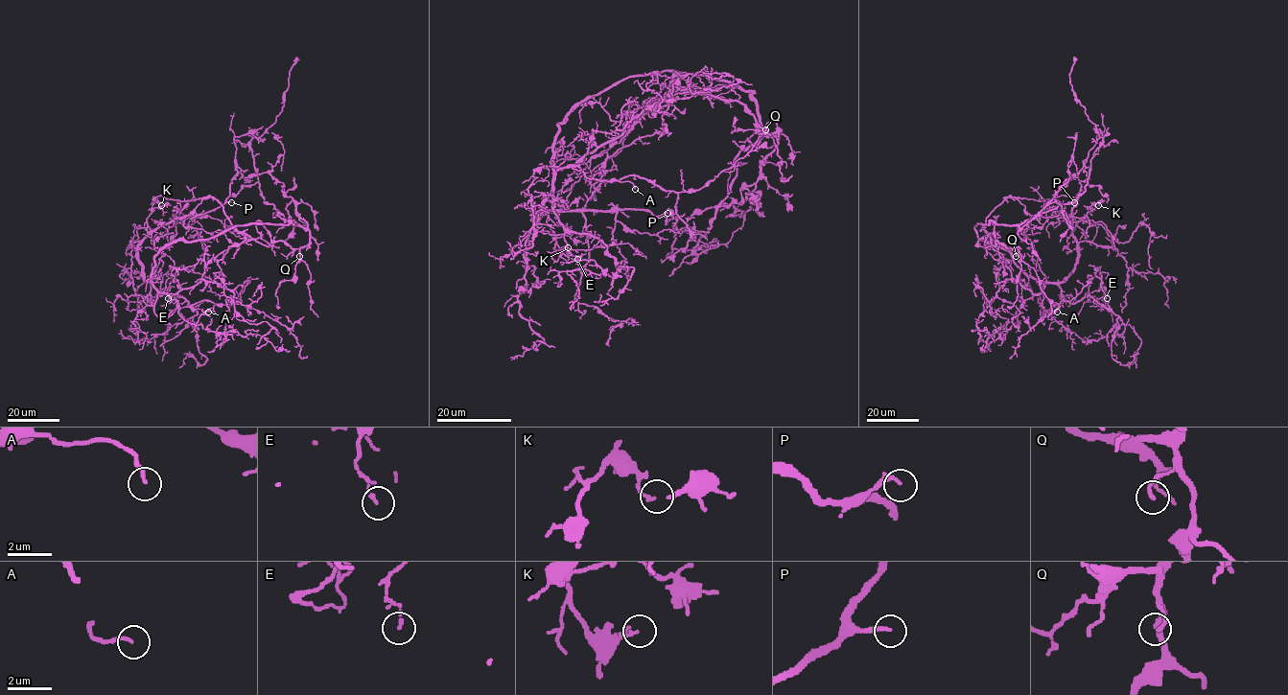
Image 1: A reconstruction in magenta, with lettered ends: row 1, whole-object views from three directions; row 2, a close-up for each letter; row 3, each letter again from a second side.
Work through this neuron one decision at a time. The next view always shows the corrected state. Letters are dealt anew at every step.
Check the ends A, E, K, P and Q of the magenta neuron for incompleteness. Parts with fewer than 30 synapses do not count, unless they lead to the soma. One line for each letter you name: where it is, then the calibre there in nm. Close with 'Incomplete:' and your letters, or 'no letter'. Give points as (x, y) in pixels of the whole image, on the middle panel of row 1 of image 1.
A: at (635, 189); 150 nm thick
P: at (667, 213); 170 nm thick
Incomplete: A, P

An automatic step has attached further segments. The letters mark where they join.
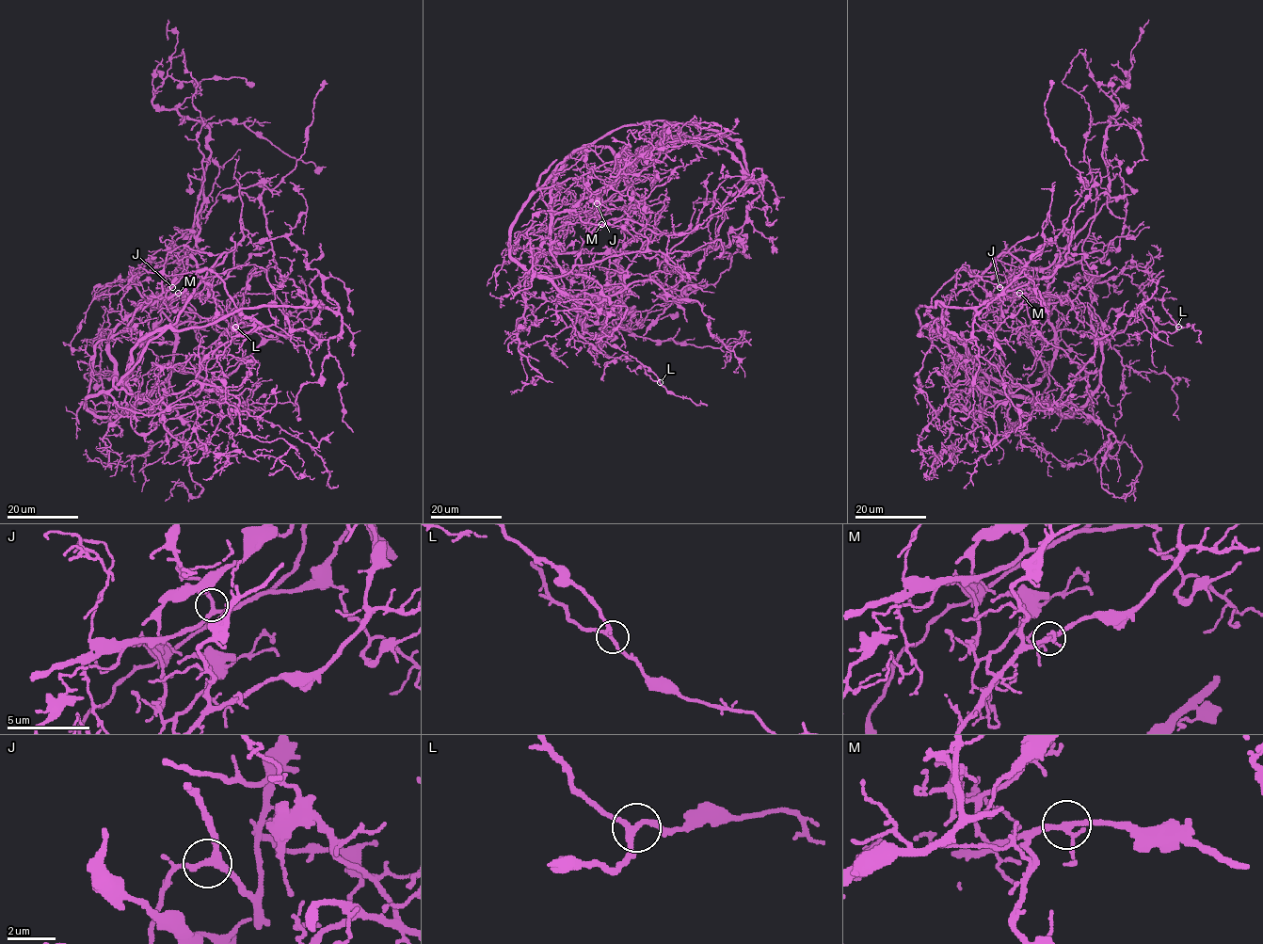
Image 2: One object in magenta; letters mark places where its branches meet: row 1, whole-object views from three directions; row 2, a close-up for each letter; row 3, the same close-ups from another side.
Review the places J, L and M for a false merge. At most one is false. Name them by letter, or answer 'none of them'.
M

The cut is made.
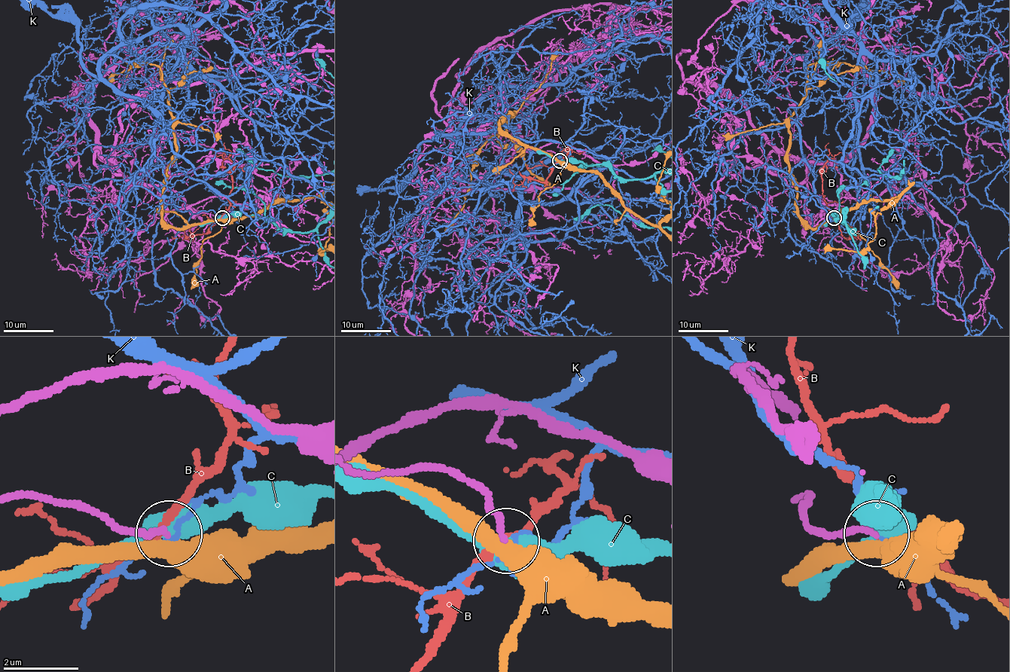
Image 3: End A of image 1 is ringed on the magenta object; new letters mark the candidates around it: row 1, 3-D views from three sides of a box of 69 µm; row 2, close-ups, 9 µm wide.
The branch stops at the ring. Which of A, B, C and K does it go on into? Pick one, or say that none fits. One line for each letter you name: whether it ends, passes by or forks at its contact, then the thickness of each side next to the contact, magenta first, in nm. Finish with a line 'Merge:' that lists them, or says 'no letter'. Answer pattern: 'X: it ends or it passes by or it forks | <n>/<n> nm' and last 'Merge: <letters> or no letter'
Merge: no letter

